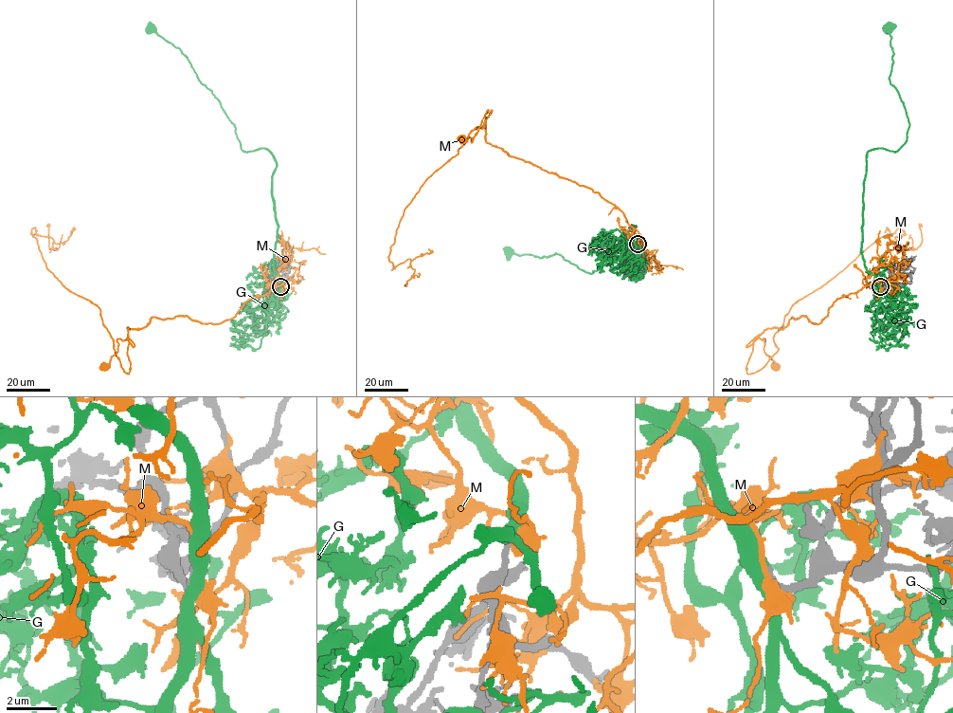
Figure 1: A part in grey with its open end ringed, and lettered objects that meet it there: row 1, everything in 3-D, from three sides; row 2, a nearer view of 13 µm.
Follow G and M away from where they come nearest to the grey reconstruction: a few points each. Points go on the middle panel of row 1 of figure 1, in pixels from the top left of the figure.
G: (638, 244), (631, 230), (633, 226), (629, 228), (634, 230), (592, 273), (556, 253), (541, 257), (508, 251)
M: (638, 245), (631, 235), (634, 228), (614, 205), (589, 188), (488, 143), (484, 122), (466, 139), (460, 137)

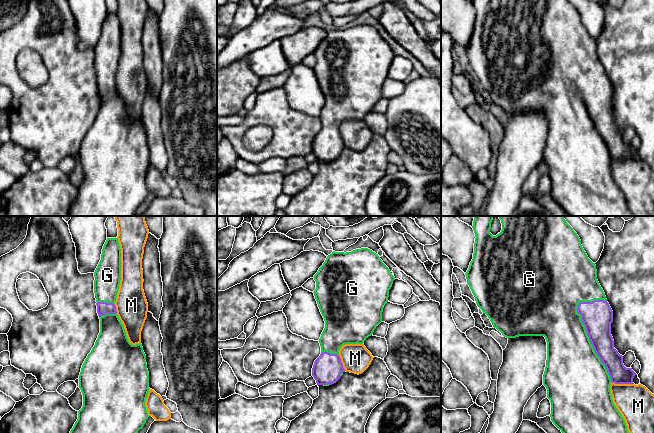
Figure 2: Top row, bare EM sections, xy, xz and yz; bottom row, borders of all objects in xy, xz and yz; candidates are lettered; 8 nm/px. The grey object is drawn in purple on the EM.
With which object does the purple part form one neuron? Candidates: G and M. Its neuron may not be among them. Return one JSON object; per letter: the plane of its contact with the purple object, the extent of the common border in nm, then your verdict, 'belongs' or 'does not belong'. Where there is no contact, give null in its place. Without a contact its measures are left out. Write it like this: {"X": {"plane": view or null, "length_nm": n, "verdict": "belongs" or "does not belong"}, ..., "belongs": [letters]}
{"G": {"plane": "yz", "length_nm": 700, "verdict": "belongs"}, "M": {"plane": "yz", "length_nm": 190, "verdict": "does not belong"}, "belongs": ["G"]}

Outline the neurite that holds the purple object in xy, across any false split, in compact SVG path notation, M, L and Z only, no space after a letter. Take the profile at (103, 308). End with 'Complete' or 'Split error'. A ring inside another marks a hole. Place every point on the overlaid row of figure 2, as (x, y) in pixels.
M107 238L94 277L94 293L100 319L100 333L81 368L79 388L83 395L83 406L78 411L78 419L70 433L138 433L149 417L145 406L150 389L149 372L142 344L132 345L129 342L116 311L115 301L121 280L121 249L117 238Z. Split error

